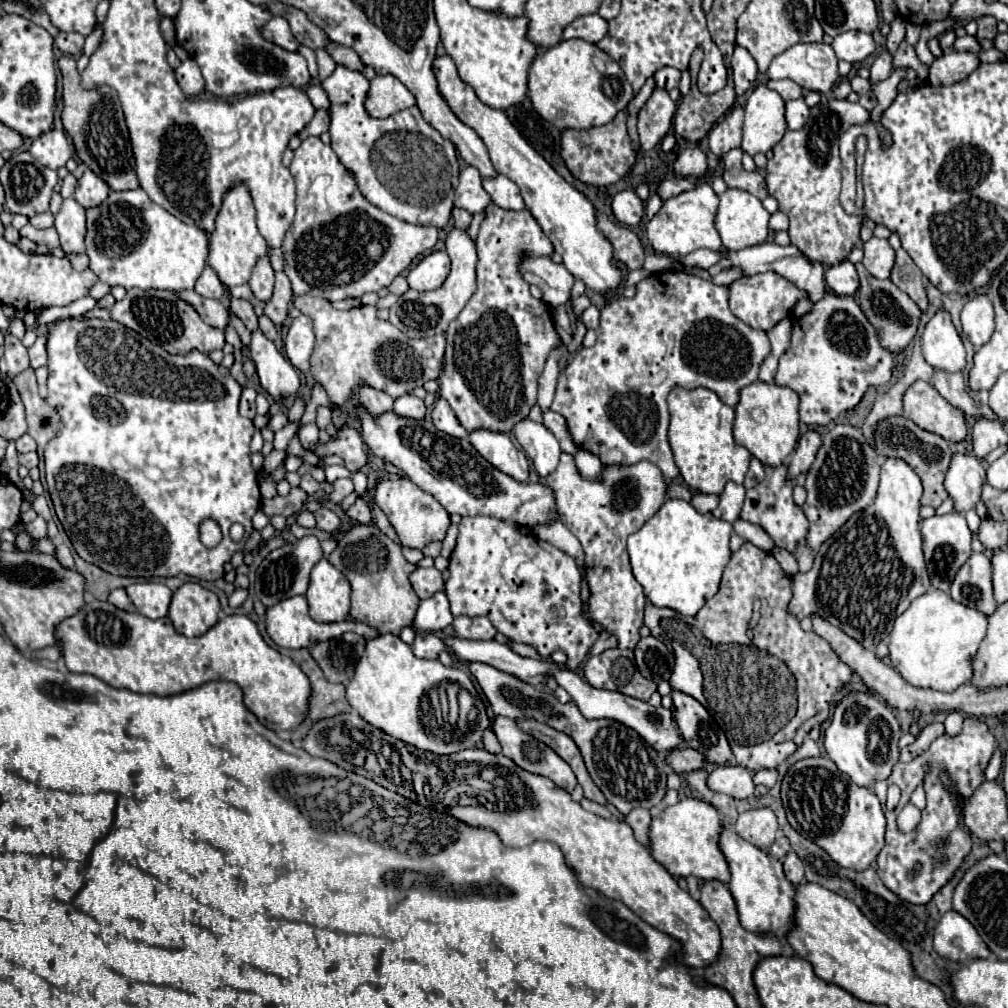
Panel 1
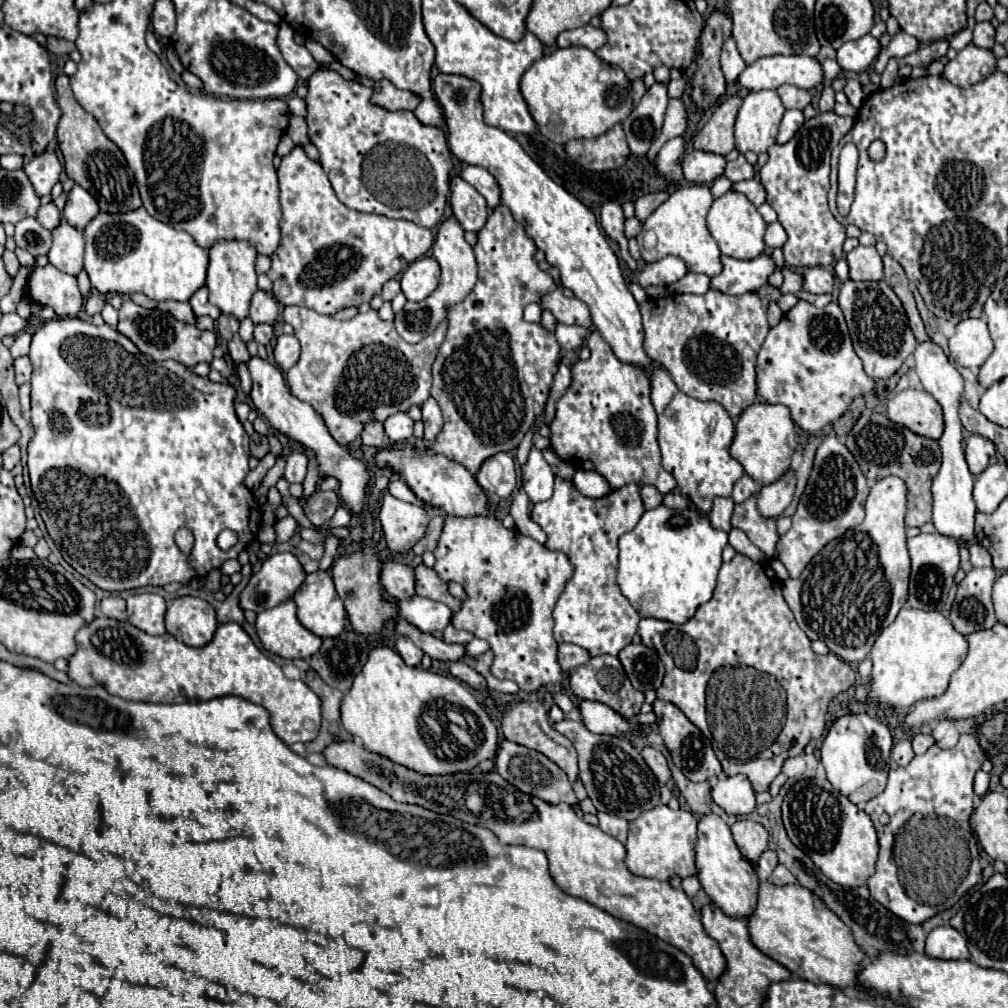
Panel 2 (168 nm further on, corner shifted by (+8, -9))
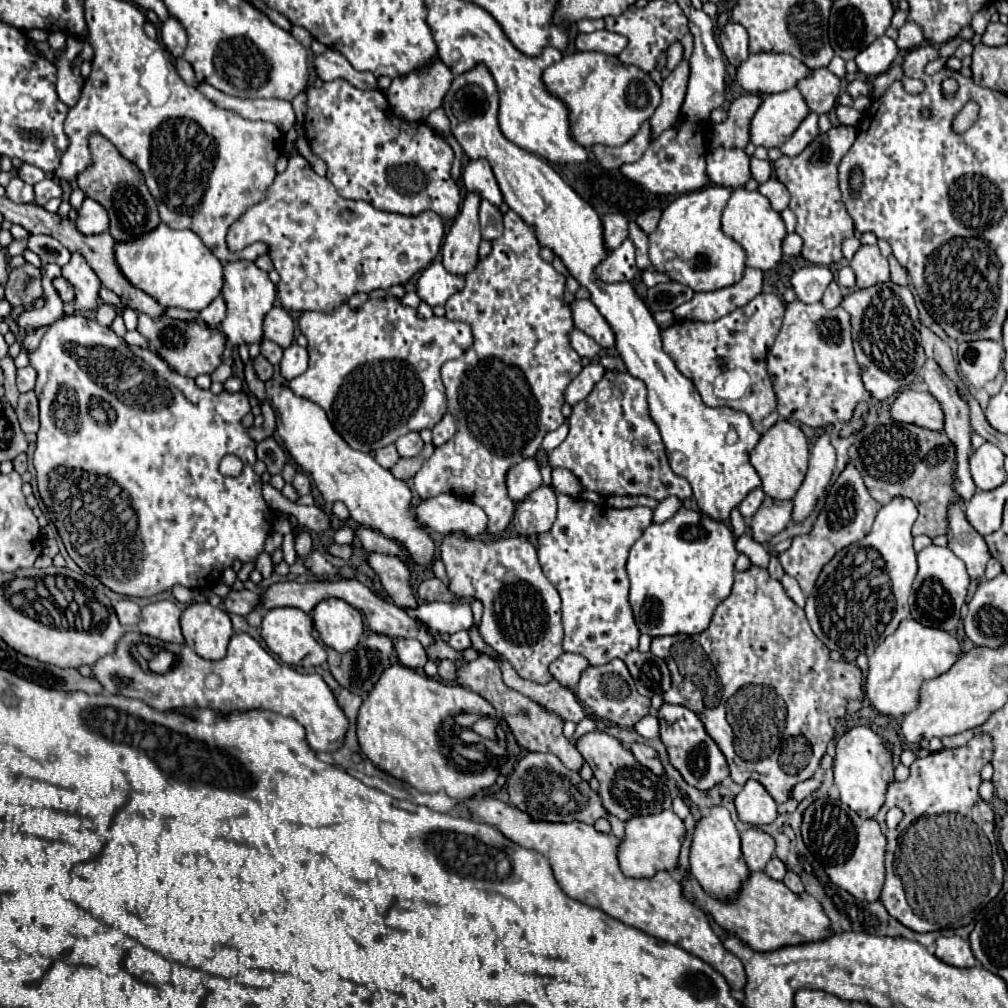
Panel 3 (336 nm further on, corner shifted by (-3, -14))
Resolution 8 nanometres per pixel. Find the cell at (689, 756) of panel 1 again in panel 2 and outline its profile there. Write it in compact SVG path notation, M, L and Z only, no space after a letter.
M645 747L645 749L641 749L641 755L643 755L645 763L649 765L649 769L655 773L655 777L659 779L659 783L667 783L671 779L671 769L661 751L657 751L653 747Z

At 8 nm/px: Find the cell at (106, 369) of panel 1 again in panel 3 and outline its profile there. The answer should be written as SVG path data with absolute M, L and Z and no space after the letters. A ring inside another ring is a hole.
M64 316L62 320L56 320L56 324L52 324L48 328L46 336L40 340L38 348L28 352L28 360L30 360L30 366L38 374L36 396L40 402L40 430L38 430L38 444L36 444L36 452L34 452L38 492L40 492L42 502L48 508L50 520L58 528L58 534L60 534L70 558L86 574L96 576L104 586L108 586L110 590L114 590L118 594L136 598L136 596L156 596L164 590L170 590L176 584L182 584L186 588L210 588L222 576L224 568L230 568L234 564L234 560L240 560L242 564L256 562L258 554L264 548L264 540L272 532L272 518L270 518L270 508L260 494L262 480L254 472L256 442L246 434L246 428L242 426L244 414L250 412L248 396L244 392L238 392L238 394L222 392L216 396L210 390L200 390L192 378L180 376L178 372L170 370L170 366L158 354L152 354L150 350L144 350L144 348L136 348L136 354L134 354L130 350L130 346L122 338L118 338L110 328L100 326L96 320L86 320L84 316ZM138 356L146 364L150 364L154 368L154 372L158 376L162 376L166 382L156 378L152 372L144 370L142 360ZM226 454L234 454L244 462L244 472L238 478L224 478L218 472L218 464ZM114 486L122 488L122 492L126 492L128 496L114 496Z

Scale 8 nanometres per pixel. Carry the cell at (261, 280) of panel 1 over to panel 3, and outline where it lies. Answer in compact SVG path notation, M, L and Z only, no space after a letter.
M272 308L264 318L264 338L288 348L294 342L294 320L284 308Z

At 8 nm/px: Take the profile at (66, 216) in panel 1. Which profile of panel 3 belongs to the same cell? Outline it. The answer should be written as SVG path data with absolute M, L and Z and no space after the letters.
M72 254L70 262L62 266L62 276L70 282L74 288L74 302L68 302L64 306L66 314L76 312L88 312L98 308L98 292L100 292L100 280L94 274L94 270L88 266L88 262L80 254Z

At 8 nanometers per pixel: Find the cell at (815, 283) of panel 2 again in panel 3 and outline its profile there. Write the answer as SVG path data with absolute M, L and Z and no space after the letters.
M804 266L796 270L790 278L790 286L796 292L800 302L812 304L818 302L826 290L826 286L832 282L832 272L826 266Z

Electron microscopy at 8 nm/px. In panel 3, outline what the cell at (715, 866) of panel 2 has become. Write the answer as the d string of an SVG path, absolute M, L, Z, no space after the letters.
M714 806L708 816L702 816L696 822L690 846L690 872L708 894L720 900L734 898L738 886L742 886L742 882L750 876L740 854L740 834L730 818L730 812L724 806Z

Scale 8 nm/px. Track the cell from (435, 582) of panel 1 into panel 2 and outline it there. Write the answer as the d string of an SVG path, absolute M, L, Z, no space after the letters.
M383 563L381 585L397 601L407 601L415 595L415 571L403 563Z

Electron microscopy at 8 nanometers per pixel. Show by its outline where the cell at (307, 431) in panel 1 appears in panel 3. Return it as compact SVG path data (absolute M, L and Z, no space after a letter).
M296 472L292 486L294 486L294 490L296 490L300 496L310 494L310 478L308 478L304 472Z

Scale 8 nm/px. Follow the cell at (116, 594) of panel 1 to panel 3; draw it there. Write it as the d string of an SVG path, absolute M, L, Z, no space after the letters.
M130 598L120 600L114 606L114 610L116 610L118 620L120 620L122 626L134 626L138 622L138 618L140 618L140 606L134 600L130 600Z

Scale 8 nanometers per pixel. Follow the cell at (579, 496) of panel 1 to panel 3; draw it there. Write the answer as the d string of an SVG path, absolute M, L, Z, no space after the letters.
M558 494L558 520L550 532L538 536L538 560L546 578L554 584L562 598L562 624L564 624L564 650L584 656L592 666L608 664L614 658L624 658L630 650L638 648L640 630L634 622L628 602L628 574L626 558L632 544L652 524L652 510L644 506L616 510L610 506L594 506L578 498Z

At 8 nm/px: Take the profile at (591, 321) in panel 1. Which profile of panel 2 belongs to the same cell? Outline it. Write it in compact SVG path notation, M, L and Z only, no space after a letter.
M557 323L557 329L555 329L555 337L557 337L561 349L579 349L585 343L587 335L589 335L589 331L585 327L577 327L577 325Z

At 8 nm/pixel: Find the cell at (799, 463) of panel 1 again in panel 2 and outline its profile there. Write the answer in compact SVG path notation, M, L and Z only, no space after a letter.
M789 469L775 483L769 483L769 485L761 487L759 499L757 499L757 507L759 507L763 517L781 517L781 513L787 509L787 505L793 499L795 481L797 481L795 471Z

